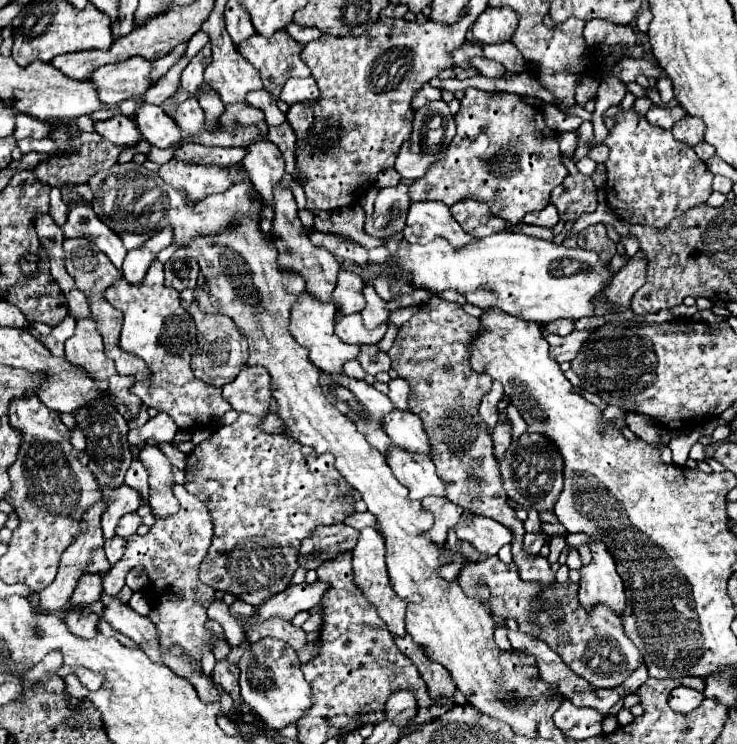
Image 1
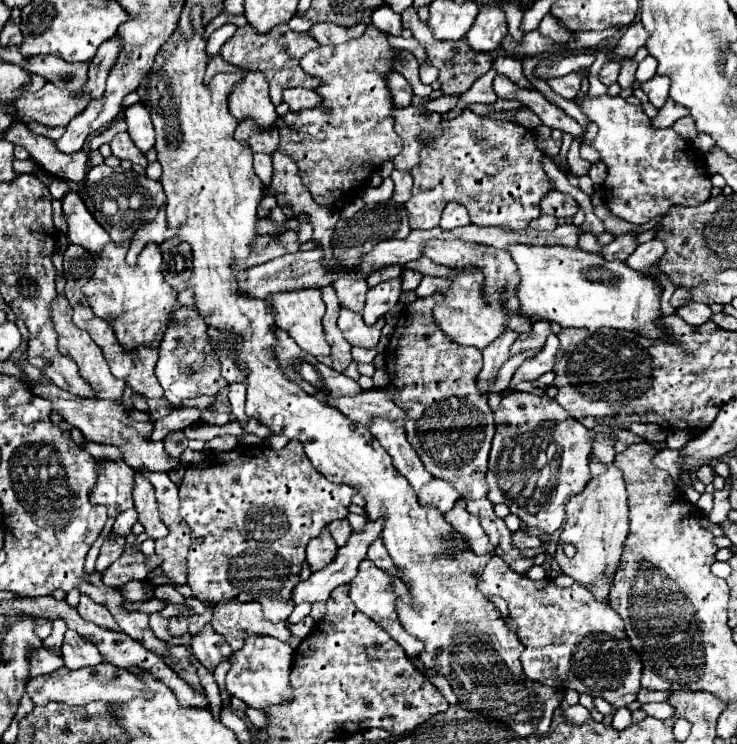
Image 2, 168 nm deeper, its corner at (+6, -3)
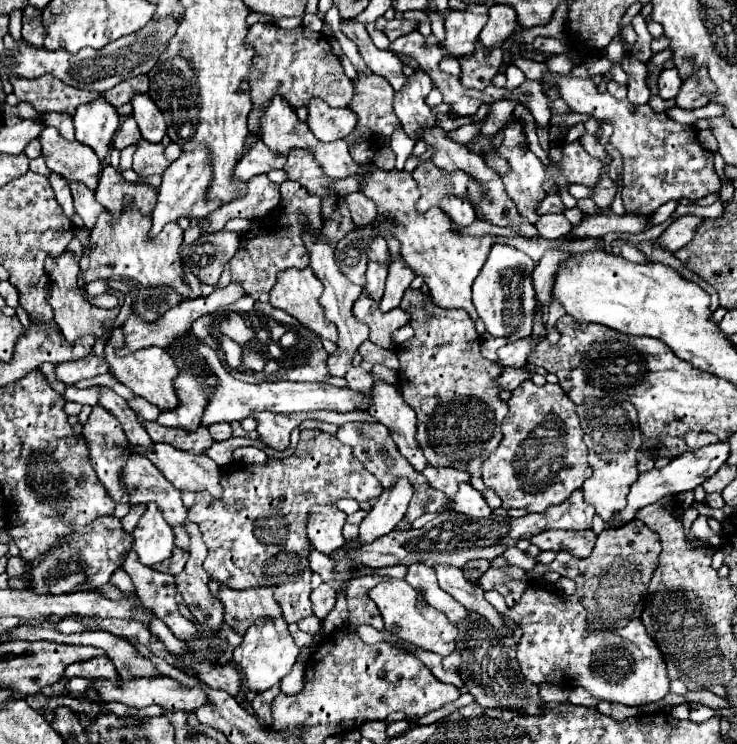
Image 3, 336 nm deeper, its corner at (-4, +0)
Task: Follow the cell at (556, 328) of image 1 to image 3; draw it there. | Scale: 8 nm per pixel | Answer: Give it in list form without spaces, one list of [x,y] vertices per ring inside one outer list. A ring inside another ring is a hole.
[[[522,339],[512,345],[504,345],[498,349],[496,365],[500,367],[522,367],[526,363],[526,355],[534,349],[532,339]]]

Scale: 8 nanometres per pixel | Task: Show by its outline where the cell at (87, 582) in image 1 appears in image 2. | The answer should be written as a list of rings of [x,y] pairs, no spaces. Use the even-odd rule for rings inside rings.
[[[80,594],[80,604],[76,610],[88,622],[94,622],[94,624],[108,628],[108,630],[120,630],[114,622],[112,614],[108,612],[108,608],[104,604],[96,604],[88,594]]]

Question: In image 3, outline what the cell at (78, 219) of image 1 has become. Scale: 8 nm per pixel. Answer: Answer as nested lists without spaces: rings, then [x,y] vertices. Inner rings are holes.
[[[68,183],[72,197],[74,197],[74,209],[76,213],[82,217],[84,225],[88,229],[92,229],[96,225],[98,215],[104,211],[104,207],[96,201],[94,191],[90,191],[88,187],[82,187],[82,183]]]

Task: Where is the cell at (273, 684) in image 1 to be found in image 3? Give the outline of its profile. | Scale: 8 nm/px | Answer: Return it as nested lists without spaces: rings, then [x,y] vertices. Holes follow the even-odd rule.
[[[260,617],[244,633],[242,645],[234,651],[234,663],[238,663],[238,669],[246,679],[246,687],[262,693],[262,691],[270,689],[272,685],[276,685],[282,677],[286,677],[292,671],[298,653],[300,653],[300,649],[296,647],[294,639],[288,631],[288,625],[282,617],[278,617],[278,619]]]

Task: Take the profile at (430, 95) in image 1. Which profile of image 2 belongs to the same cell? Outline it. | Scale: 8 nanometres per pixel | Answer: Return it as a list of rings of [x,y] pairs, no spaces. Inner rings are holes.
[[[392,72],[388,74],[388,84],[392,86],[392,100],[394,100],[394,106],[396,108],[406,108],[412,104],[412,86],[410,82],[400,74],[400,72]]]

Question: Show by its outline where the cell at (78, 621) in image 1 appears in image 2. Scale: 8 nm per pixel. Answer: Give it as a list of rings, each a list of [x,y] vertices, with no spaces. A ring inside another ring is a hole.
[[[66,630],[64,644],[62,644],[62,658],[66,668],[84,668],[84,666],[96,666],[102,662],[102,656],[98,648],[80,636],[76,630]]]

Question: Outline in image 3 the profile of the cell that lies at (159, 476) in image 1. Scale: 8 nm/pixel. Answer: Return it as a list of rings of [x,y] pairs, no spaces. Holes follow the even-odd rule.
[[[148,503],[148,509],[132,531],[132,537],[132,549],[138,553],[140,563],[146,567],[152,567],[172,555],[174,531],[162,519],[162,513],[158,507],[154,507],[154,503]]]

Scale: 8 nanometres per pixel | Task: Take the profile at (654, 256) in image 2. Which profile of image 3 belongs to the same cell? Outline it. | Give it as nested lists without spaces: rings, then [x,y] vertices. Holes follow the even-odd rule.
[[[682,215],[678,217],[658,239],[658,243],[668,251],[678,251],[686,243],[692,241],[696,229],[702,225],[704,217],[698,215]]]

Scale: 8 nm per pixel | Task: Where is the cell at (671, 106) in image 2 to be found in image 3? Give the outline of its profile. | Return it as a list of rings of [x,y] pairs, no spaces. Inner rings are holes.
[[[702,67],[698,73],[694,73],[694,77],[684,81],[676,97],[676,103],[680,109],[698,109],[708,105],[714,93],[716,93],[716,85],[708,79],[706,67]]]

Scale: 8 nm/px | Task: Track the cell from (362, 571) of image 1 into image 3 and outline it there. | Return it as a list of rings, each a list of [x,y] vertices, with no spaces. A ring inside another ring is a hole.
[[[392,579],[388,583],[378,583],[374,589],[370,589],[370,599],[378,605],[386,631],[396,635],[402,641],[410,641],[420,649],[428,649],[432,653],[438,653],[442,657],[450,655],[458,641],[458,629],[448,621],[444,613],[440,613],[434,607],[416,607],[418,593],[414,587],[410,587],[404,579]]]

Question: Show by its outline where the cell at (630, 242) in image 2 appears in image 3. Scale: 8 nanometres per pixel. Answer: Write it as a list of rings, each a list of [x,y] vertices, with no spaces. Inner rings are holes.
[[[670,201],[670,203],[662,205],[662,207],[656,211],[656,215],[654,215],[654,223],[652,223],[652,225],[658,225],[658,223],[666,221],[666,219],[676,211],[676,207],[678,207],[678,205],[678,201]]]

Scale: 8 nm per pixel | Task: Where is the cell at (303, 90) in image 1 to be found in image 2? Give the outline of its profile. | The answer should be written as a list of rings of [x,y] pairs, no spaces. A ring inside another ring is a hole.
[[[286,88],[282,92],[284,102],[290,106],[290,110],[302,110],[302,108],[314,108],[320,104],[320,96],[314,90],[306,88]]]

